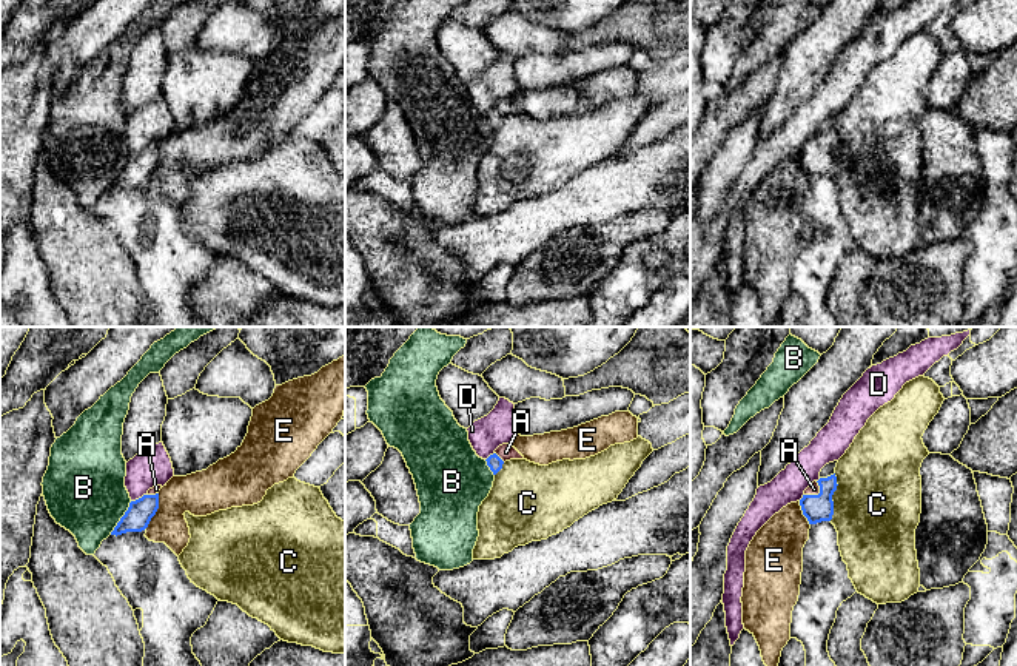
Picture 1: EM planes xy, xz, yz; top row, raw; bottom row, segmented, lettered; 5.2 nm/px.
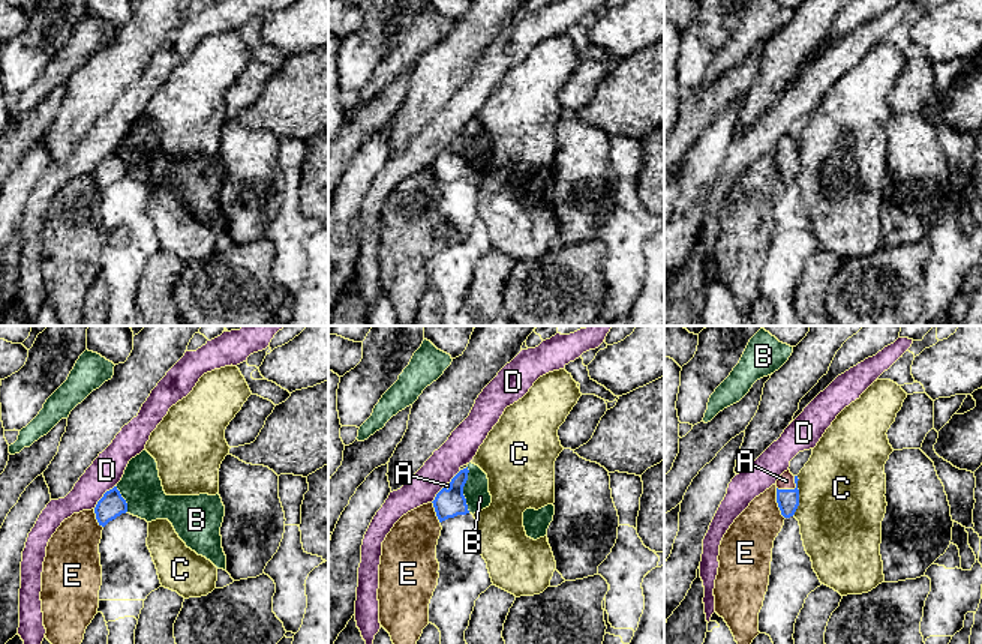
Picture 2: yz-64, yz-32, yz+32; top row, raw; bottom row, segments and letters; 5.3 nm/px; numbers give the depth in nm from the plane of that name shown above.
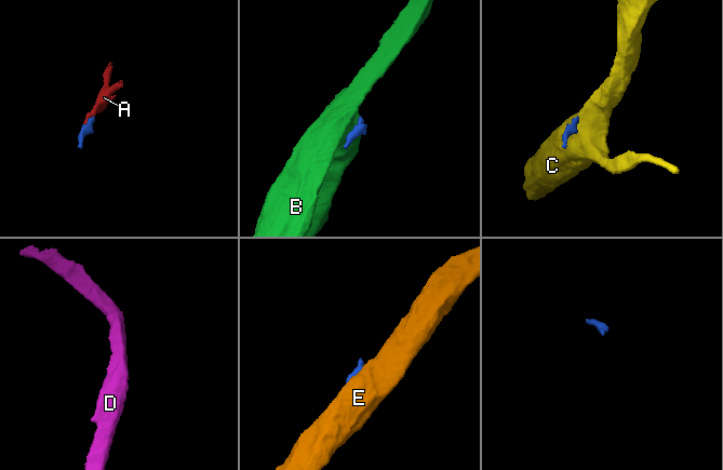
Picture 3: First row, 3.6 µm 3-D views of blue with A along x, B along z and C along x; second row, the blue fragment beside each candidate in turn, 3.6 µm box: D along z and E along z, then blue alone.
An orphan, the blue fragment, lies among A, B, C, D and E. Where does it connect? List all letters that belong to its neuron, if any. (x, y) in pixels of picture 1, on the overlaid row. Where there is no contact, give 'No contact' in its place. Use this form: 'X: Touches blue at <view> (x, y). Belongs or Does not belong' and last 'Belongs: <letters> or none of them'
A: Touches blue at yz (818, 494). Belongs
B: Touches blue at xy (120, 518). Does not belong
C: Touches blue at yz (831, 497). Does not belong
D: Touches blue at xy (139, 498). Does not belong
E: Touches blue at xy (156, 511). Does not belong
Belongs: A

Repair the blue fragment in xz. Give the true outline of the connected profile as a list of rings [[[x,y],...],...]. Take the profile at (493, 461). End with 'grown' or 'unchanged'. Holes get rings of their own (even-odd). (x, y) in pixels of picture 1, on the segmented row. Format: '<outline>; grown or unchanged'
[[[502,444],[485,461],[493,475],[496,475],[502,464],[510,459],[524,459],[524,456],[512,444]]]; grown

